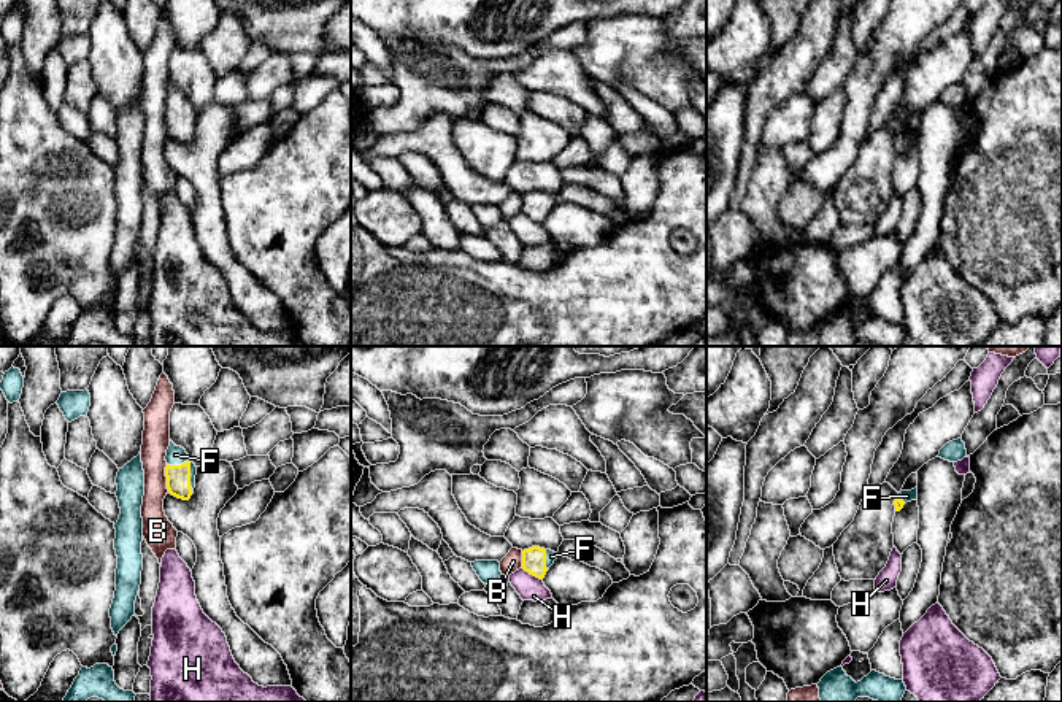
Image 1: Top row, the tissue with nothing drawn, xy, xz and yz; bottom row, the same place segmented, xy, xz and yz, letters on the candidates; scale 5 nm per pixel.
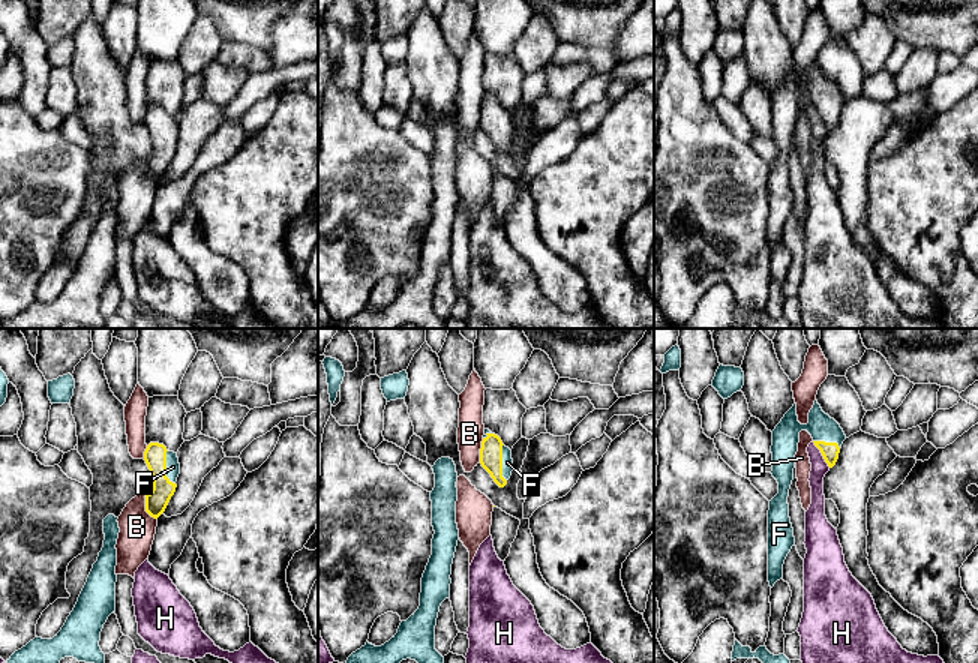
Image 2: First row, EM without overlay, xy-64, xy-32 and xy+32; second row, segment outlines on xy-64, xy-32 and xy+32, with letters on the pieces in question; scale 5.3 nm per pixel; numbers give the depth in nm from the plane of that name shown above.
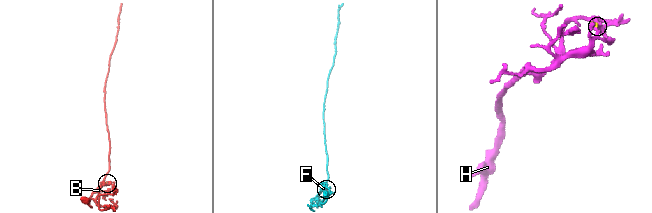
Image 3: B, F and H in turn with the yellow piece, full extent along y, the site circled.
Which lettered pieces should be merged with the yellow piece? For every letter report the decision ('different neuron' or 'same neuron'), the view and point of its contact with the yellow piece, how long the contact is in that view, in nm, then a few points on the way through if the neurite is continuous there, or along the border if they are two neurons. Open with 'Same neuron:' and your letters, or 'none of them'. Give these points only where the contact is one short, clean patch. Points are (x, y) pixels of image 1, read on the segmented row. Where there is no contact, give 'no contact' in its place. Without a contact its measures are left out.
Same neuron: F
B: different neuron; contact xy (167, 478); length 140 nm
F: same neuron; contact xy (189, 467); length 200 nm
H: different neuron; contact xz (532, 574); length 130 nm; border xz (521, 567), (542, 580)

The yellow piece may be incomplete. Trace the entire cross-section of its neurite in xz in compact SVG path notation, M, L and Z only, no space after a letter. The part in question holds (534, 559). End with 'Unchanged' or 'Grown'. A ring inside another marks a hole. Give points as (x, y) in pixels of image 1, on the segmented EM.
M532 546L522 551L522 567L530 575L543 580L549 567L557 559L557 553L540 546Z. Grown

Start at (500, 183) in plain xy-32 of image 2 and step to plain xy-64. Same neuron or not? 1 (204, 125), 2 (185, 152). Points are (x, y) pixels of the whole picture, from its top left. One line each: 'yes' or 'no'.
1: no
2: no

